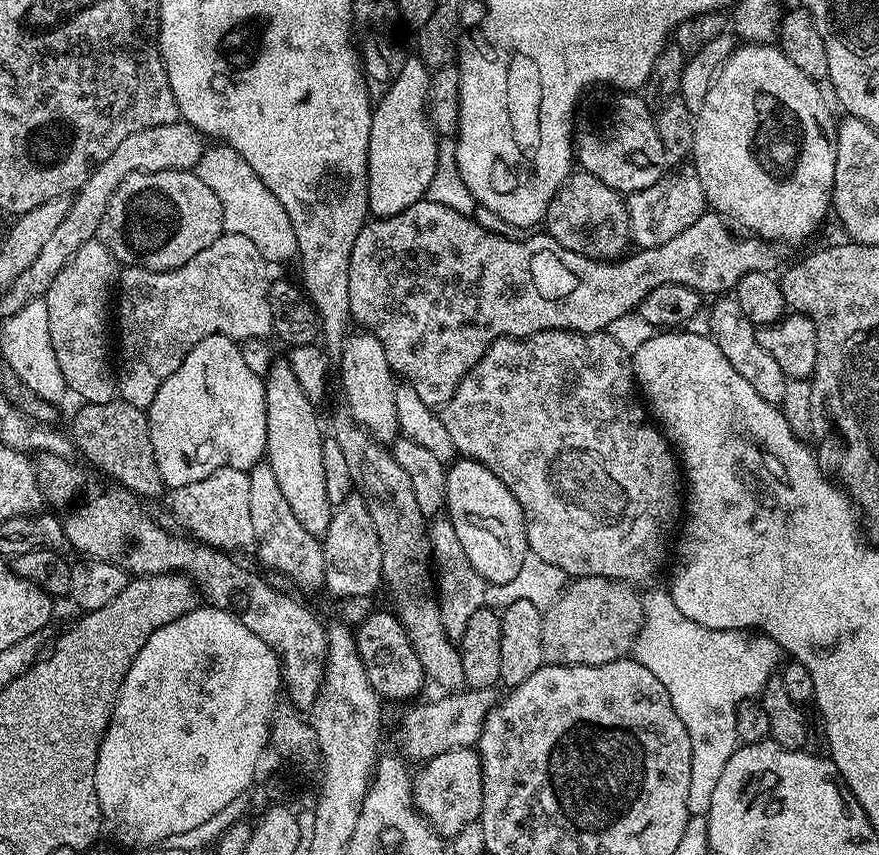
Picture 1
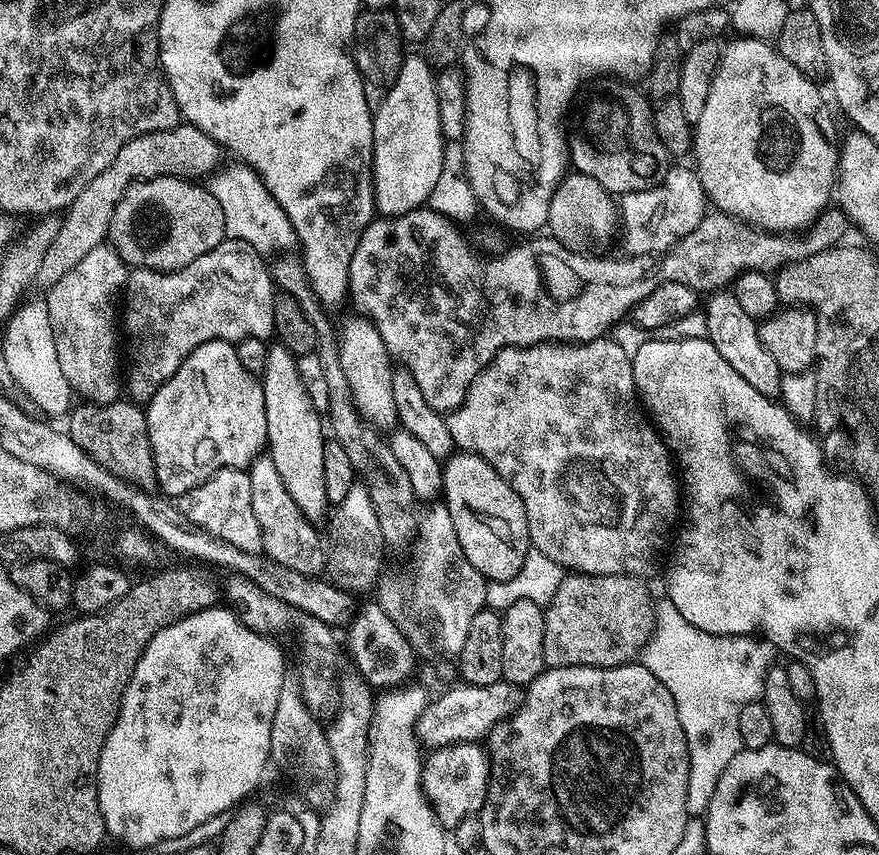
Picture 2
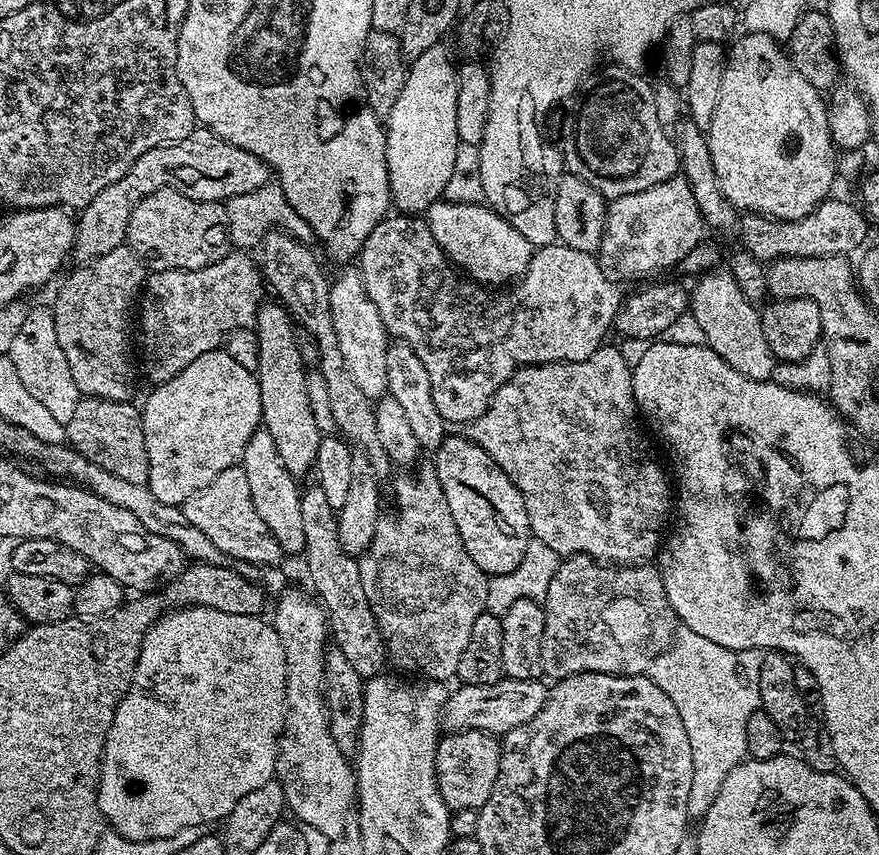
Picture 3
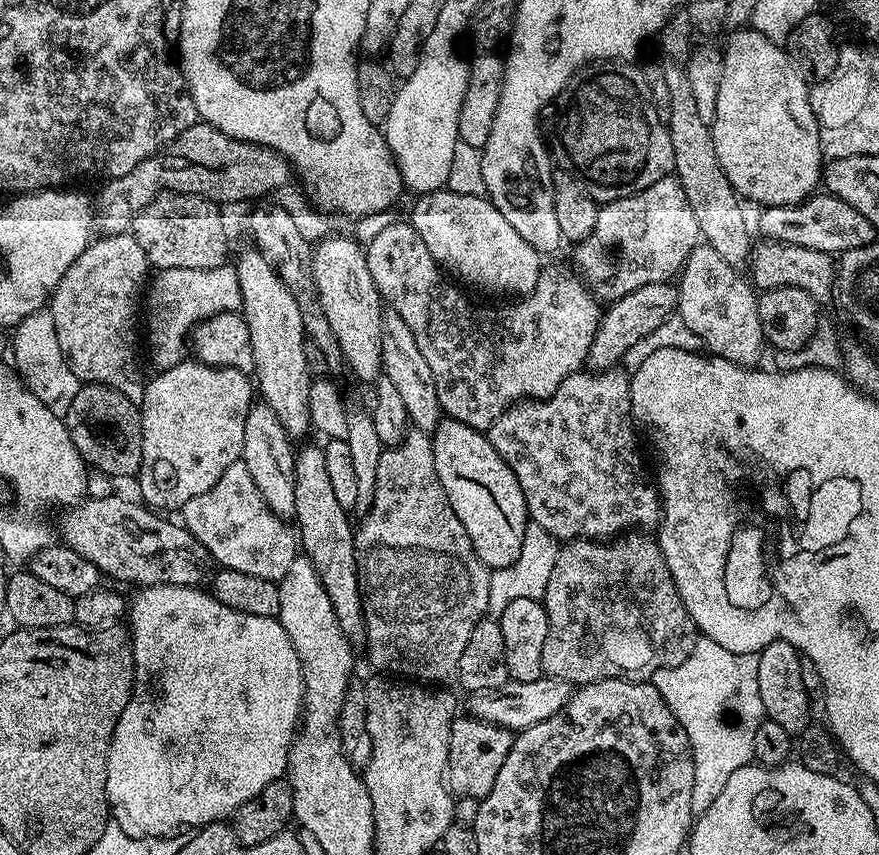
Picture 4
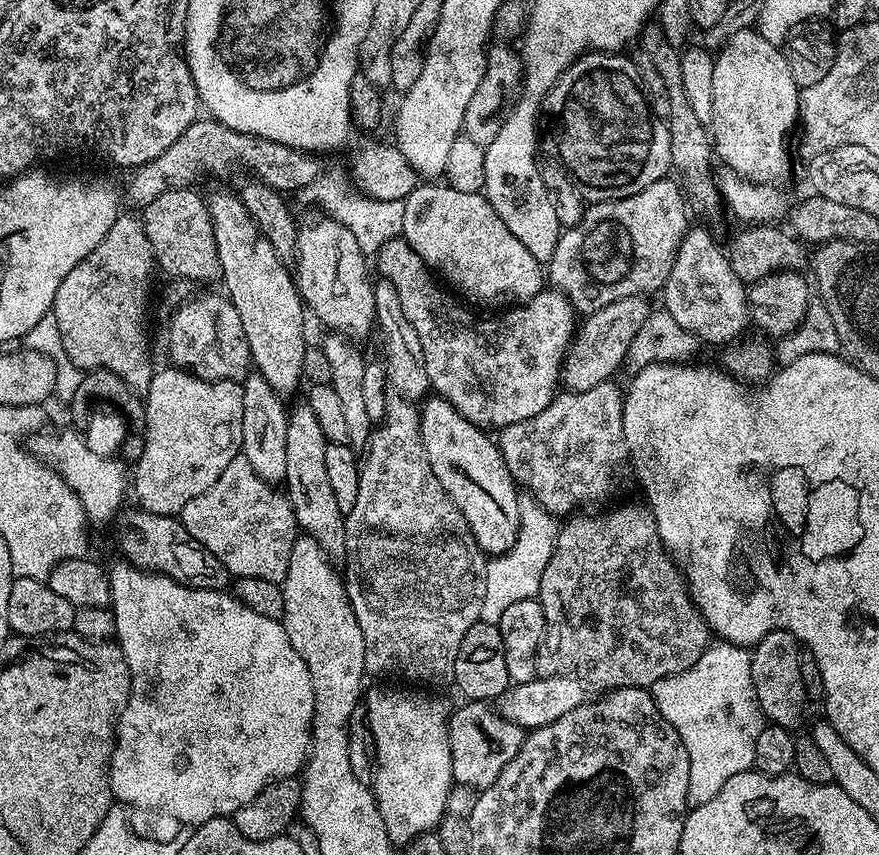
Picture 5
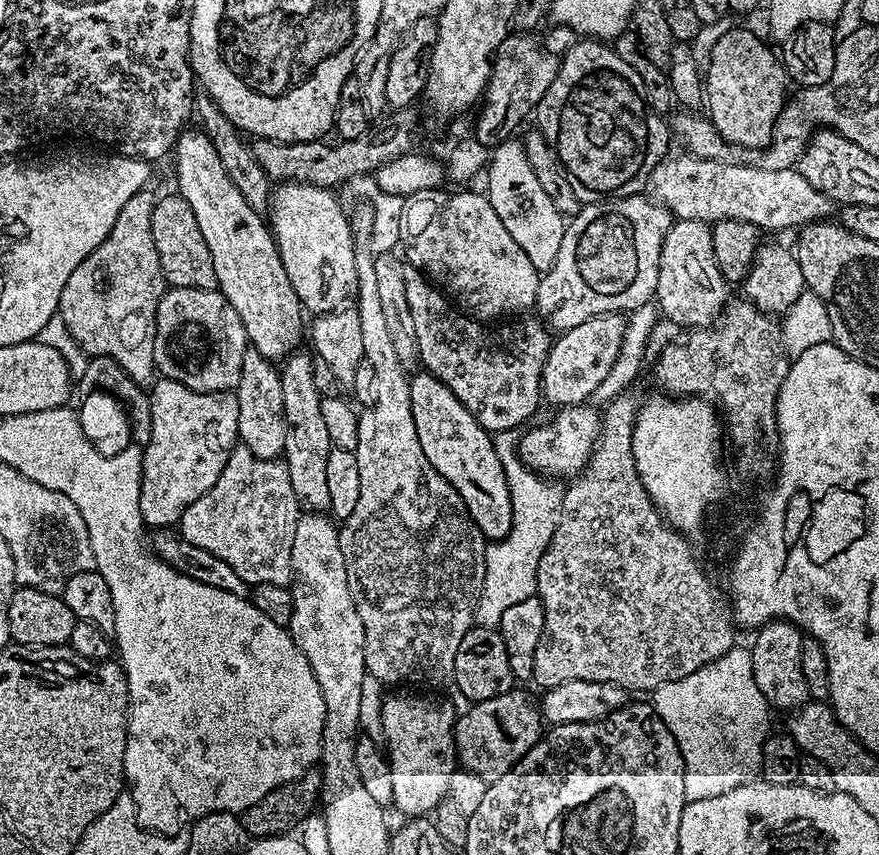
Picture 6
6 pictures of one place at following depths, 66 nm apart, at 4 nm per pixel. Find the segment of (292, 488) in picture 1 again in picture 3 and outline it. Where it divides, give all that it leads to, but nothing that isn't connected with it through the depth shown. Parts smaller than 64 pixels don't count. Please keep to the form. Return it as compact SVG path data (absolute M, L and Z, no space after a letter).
M261 303L255 323L260 339L258 379L264 411L262 424L276 439L280 461L284 463L288 473L303 478L307 472L309 474L313 471L322 433L310 410L310 397L306 392L308 372L300 357L300 348L296 345L296 336L292 333L293 317L283 303L268 303Z

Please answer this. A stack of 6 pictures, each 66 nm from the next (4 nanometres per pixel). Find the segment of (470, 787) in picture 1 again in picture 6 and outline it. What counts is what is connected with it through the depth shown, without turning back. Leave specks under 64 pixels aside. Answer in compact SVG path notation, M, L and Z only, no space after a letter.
M513 690L502 694L498 698L489 700L477 700L471 705L467 713L461 715L456 721L456 754L459 763L466 771L473 772L478 776L492 778L509 772L526 753L540 741L542 735L542 717L539 707L524 692Z

